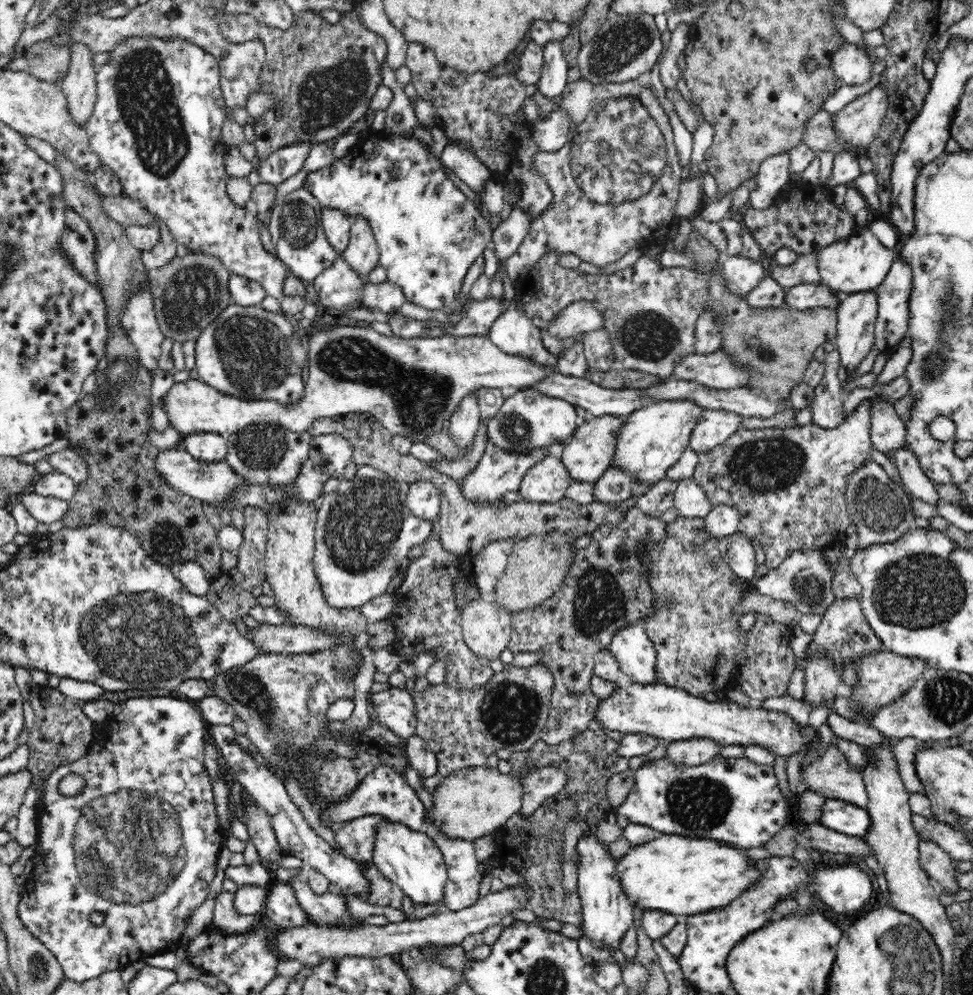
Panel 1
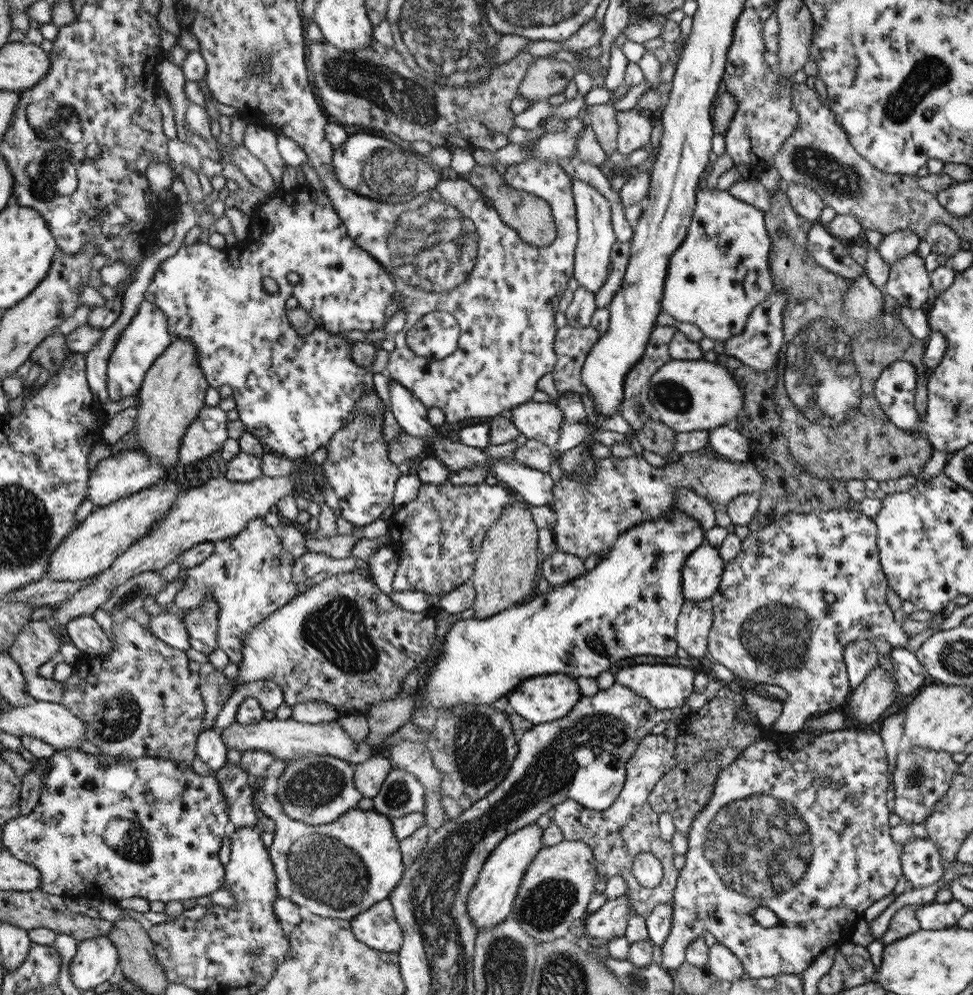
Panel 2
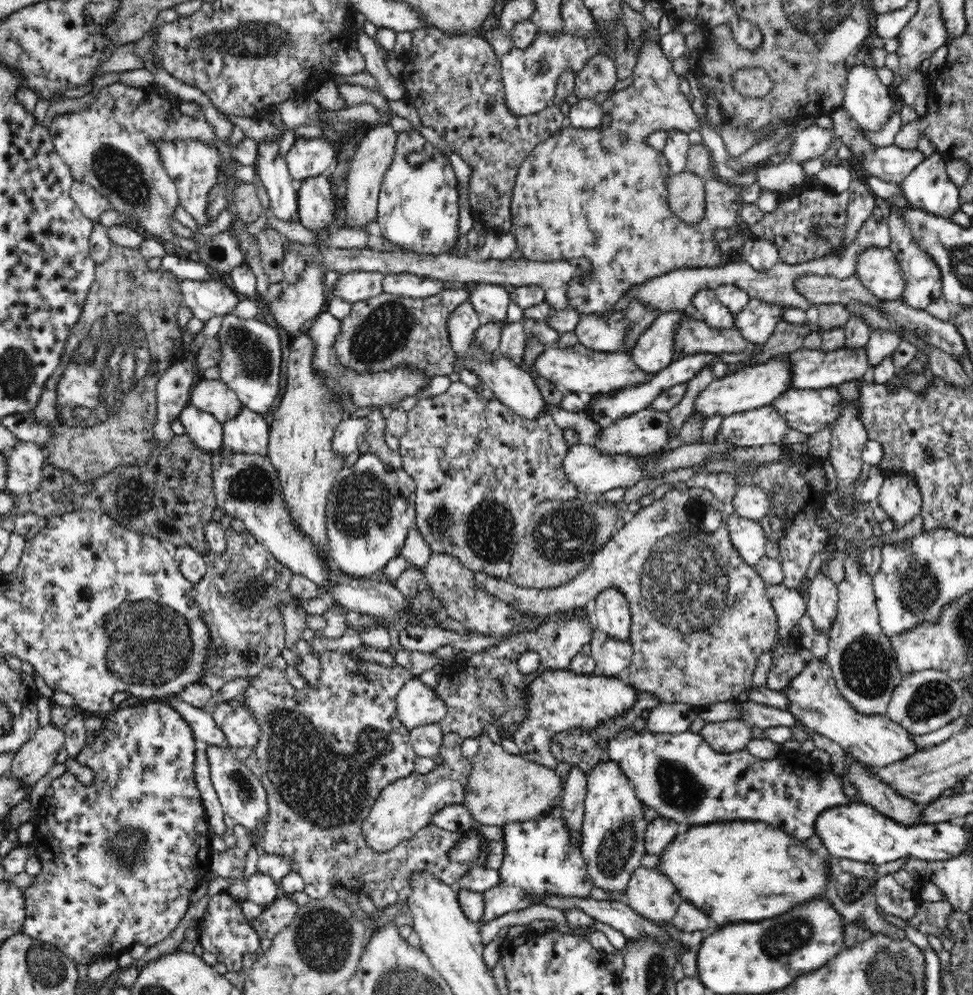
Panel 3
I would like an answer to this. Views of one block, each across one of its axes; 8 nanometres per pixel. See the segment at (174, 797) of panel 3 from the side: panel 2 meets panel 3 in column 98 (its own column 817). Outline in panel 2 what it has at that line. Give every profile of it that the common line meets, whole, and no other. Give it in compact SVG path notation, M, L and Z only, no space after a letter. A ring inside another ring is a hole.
M808 726L808 729L803 729L803 731L810 735L810 744L796 748L792 740L795 733L782 734L770 729L762 734L762 739L747 746L725 769L718 773L710 800L690 823L687 836L688 849L685 854L686 864L679 871L673 894L671 930L661 947L661 967L668 972L673 973L685 961L685 951L694 940L710 932L720 945L727 947L741 960L744 972L748 973L751 978L770 978L777 974L800 976L801 972L804 972L806 967L810 966L828 948L851 940L861 915L874 903L892 894L898 881L903 877L901 867L903 847L892 839L891 826L888 823L890 816L890 810L886 805L889 786L888 760L881 735L868 727L818 732ZM760 906L774 912L778 917L778 924L772 928L762 928L753 916L754 910Z

